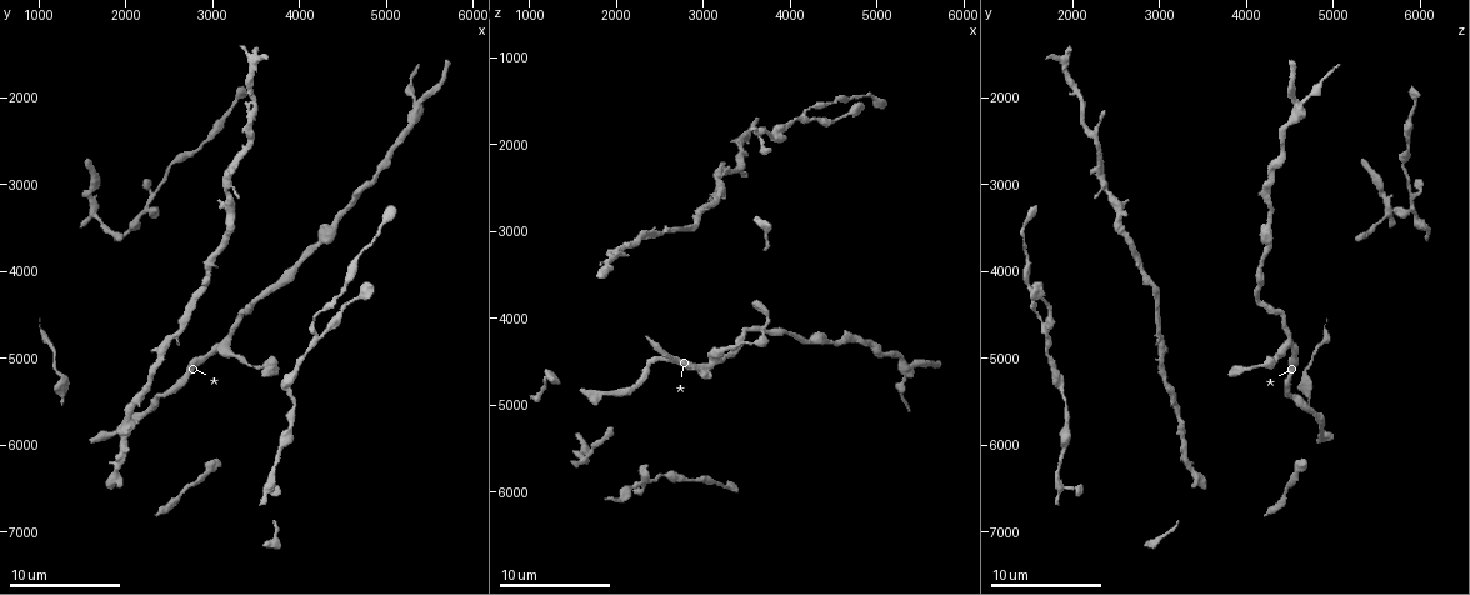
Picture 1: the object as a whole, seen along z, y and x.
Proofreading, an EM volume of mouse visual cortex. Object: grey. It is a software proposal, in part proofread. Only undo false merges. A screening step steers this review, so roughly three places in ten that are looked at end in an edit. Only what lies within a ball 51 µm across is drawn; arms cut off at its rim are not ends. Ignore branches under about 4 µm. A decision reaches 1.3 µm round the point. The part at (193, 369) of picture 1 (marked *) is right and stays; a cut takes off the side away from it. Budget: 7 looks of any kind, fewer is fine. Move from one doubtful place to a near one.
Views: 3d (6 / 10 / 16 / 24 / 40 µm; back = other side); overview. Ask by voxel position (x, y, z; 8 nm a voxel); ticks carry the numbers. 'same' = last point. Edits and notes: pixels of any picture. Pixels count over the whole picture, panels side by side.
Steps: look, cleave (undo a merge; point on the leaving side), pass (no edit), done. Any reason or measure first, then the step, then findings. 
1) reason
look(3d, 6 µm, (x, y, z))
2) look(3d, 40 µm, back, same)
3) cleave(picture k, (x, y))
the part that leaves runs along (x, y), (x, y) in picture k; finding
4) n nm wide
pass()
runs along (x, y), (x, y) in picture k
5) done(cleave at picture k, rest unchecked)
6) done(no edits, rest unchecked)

look(3d, 16 µm, (2850, 4200, 3000))

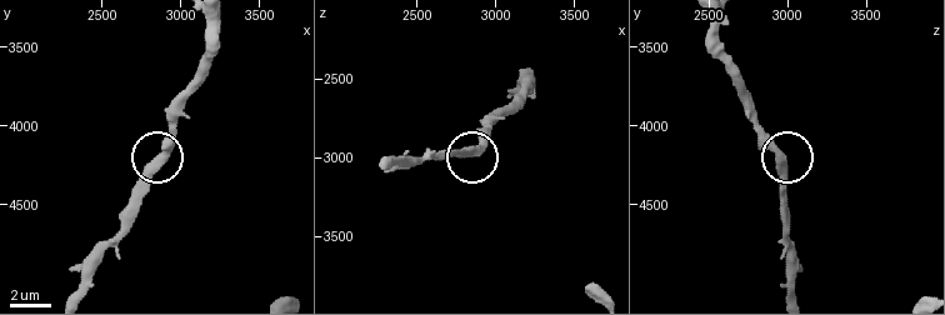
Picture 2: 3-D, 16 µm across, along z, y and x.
side arm 23 µm
pass()
continuous, no second neuron

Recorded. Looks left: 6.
look(3d, 16 µm, (4250, 4750, 1700))

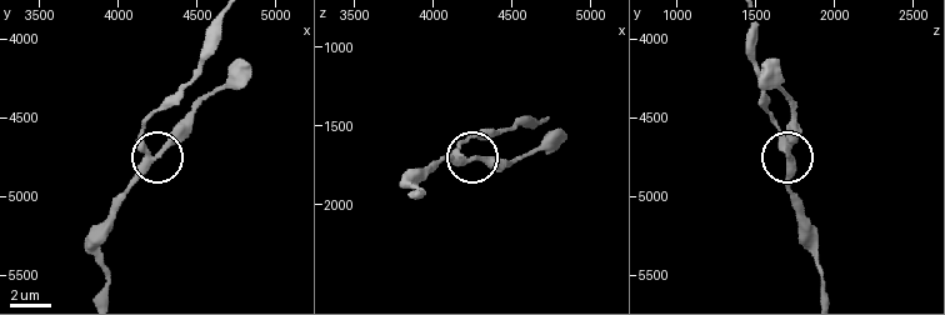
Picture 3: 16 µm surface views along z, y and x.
pass()
one neuron here

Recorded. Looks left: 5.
three arms meet
look(3d, 10 µm, (5400, 2100, 4600))

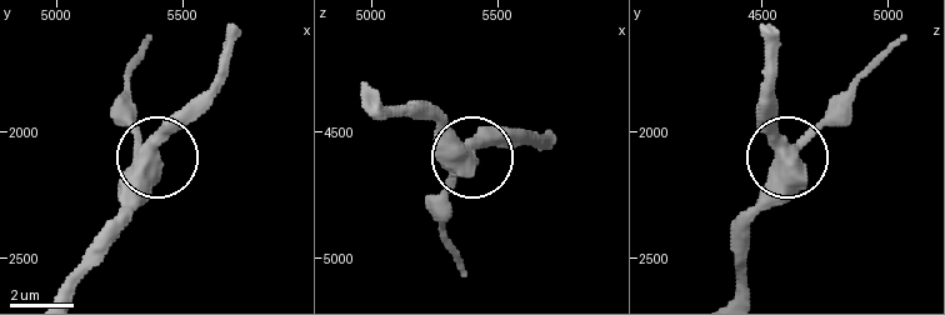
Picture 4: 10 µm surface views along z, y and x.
look(3d, 6 µm, (5360, 2080, 4600))

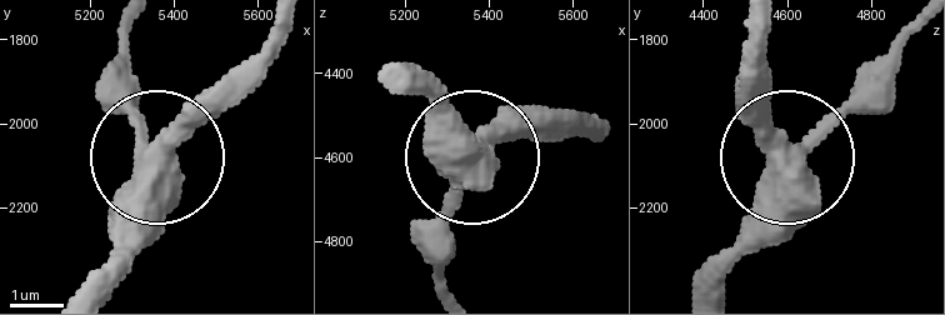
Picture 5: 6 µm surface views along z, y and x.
pass()
all the same neuron

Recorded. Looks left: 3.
done(no edits, rest unchecked)

